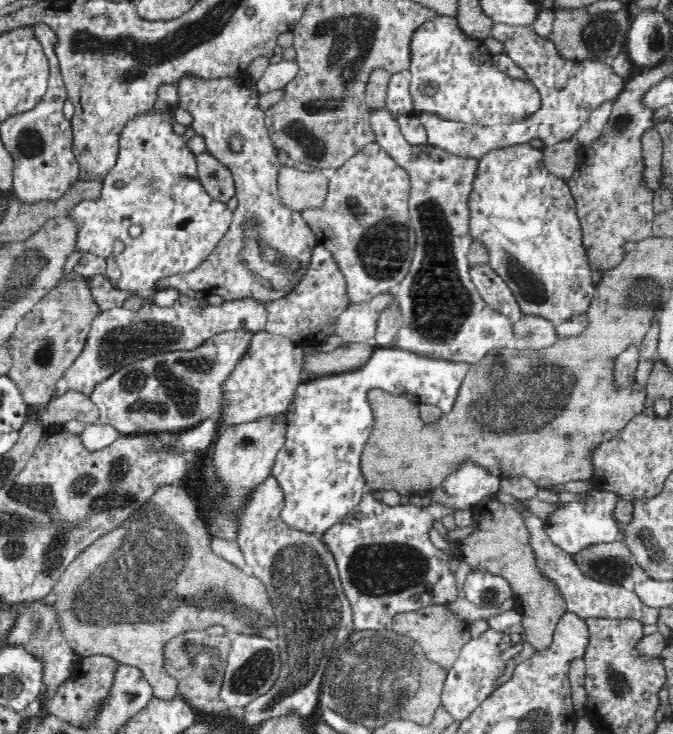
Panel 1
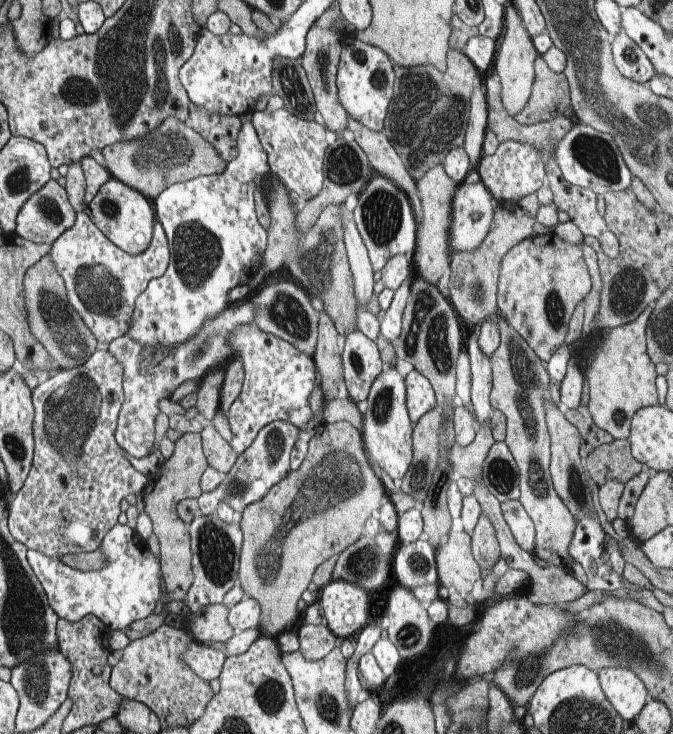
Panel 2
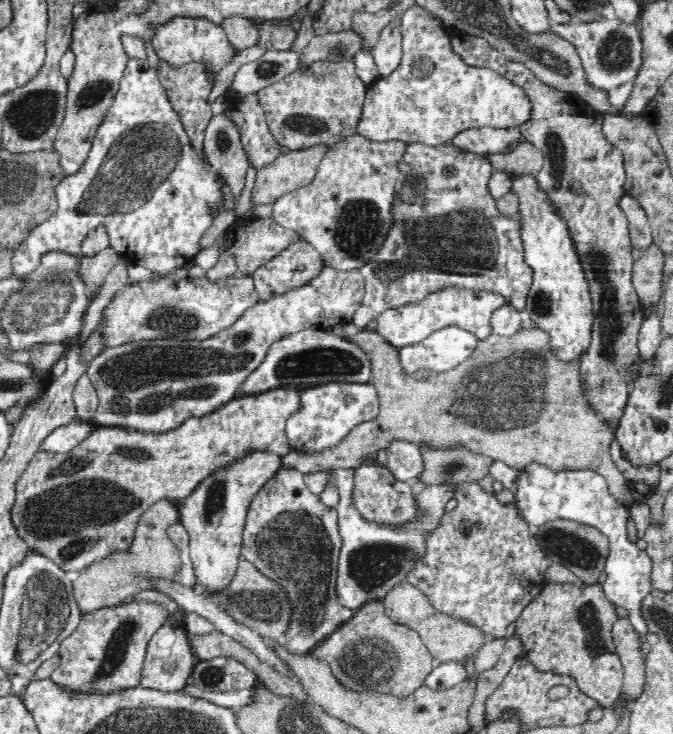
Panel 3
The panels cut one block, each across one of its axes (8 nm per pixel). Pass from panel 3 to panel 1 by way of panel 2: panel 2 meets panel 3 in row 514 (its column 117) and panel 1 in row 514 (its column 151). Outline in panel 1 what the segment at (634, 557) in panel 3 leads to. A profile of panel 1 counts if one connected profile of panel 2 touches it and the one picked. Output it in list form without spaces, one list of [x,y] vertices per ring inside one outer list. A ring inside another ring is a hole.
[[[592,488],[590,492],[584,494],[584,498],[586,498],[584,502],[578,502],[578,498],[574,498],[572,502],[564,502],[545,521],[545,531],[550,541],[570,555],[588,545],[615,541],[620,534],[617,520],[614,520],[614,508],[621,502],[620,495],[614,491],[600,492],[600,488],[598,490]]]

